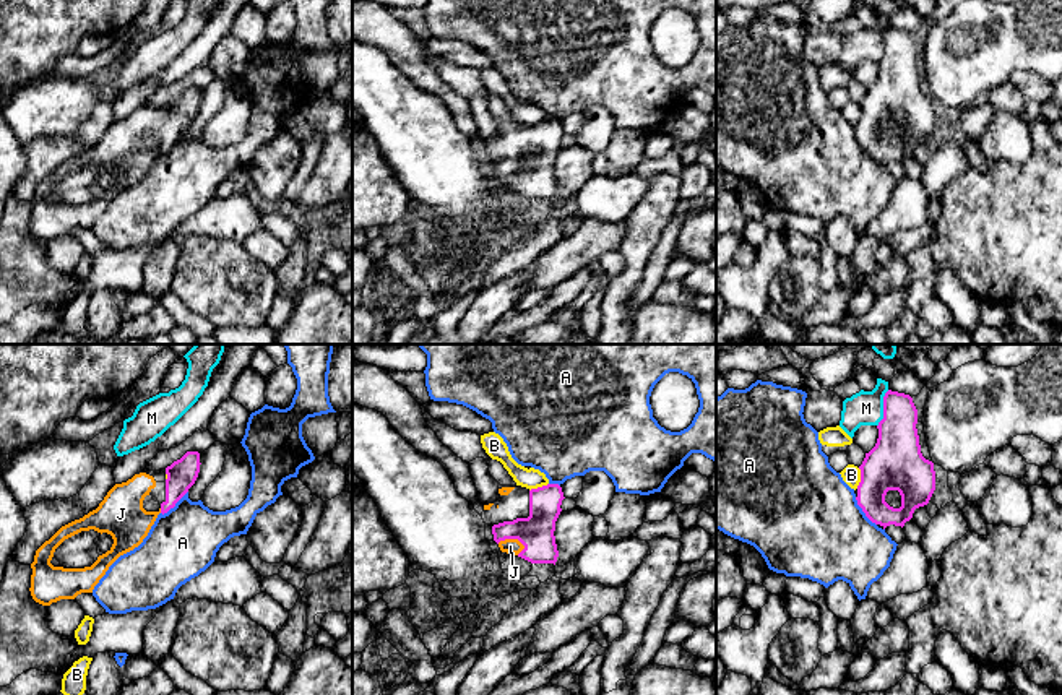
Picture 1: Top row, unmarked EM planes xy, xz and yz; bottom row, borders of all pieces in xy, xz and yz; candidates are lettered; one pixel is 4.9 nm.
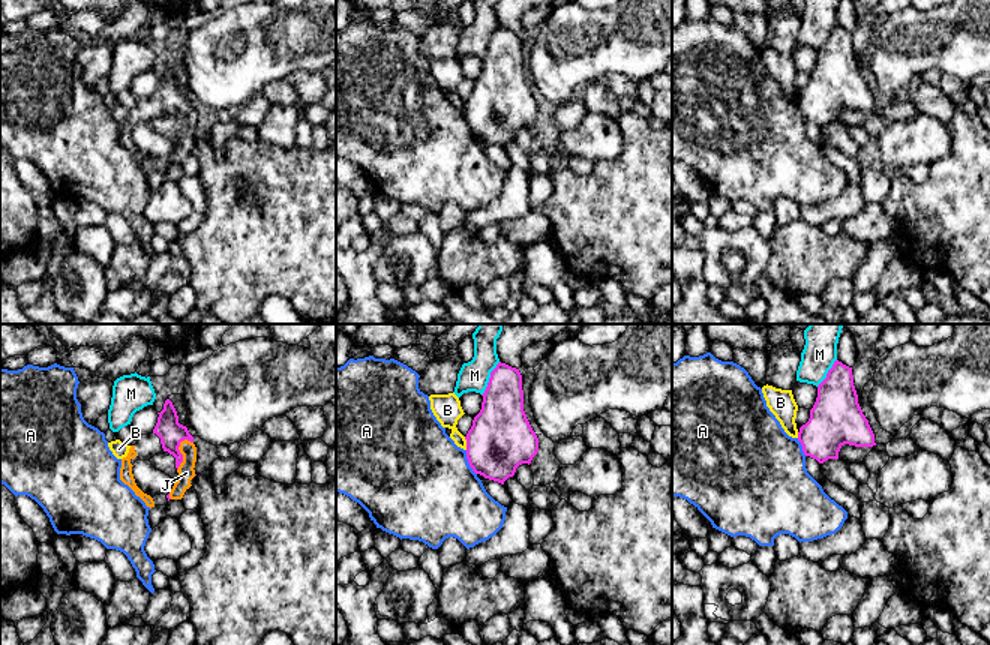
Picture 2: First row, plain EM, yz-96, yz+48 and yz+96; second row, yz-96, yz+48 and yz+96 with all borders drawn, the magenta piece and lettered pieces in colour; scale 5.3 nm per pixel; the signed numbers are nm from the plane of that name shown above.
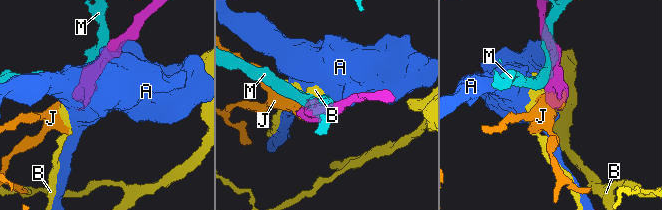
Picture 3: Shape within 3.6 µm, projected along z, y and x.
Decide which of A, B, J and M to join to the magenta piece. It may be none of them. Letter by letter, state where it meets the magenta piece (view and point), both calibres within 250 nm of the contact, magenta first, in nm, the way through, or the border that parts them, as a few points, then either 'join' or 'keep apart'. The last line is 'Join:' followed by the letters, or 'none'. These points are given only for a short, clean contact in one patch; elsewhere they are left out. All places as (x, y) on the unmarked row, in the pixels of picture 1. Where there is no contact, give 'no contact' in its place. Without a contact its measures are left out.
A: meets magenta in yz at (863, 146); 240 nm thick on the magenta side, 480 nm on the other; keep apart
B: meets magenta in yz at (861, 114); 280 nm thick on the magenta side, 100 nm on the other; border along yz (859, 104), (859, 120), (856, 124); keep apart
J: meets magenta in xz at (512, 174); 180 nm thick on the magenta side, 80 nm on the other; join
M: meets magenta in yz at (884, 44); 240 nm thick on the magenta side, 180 nm on the other; keep apart
Join: J

